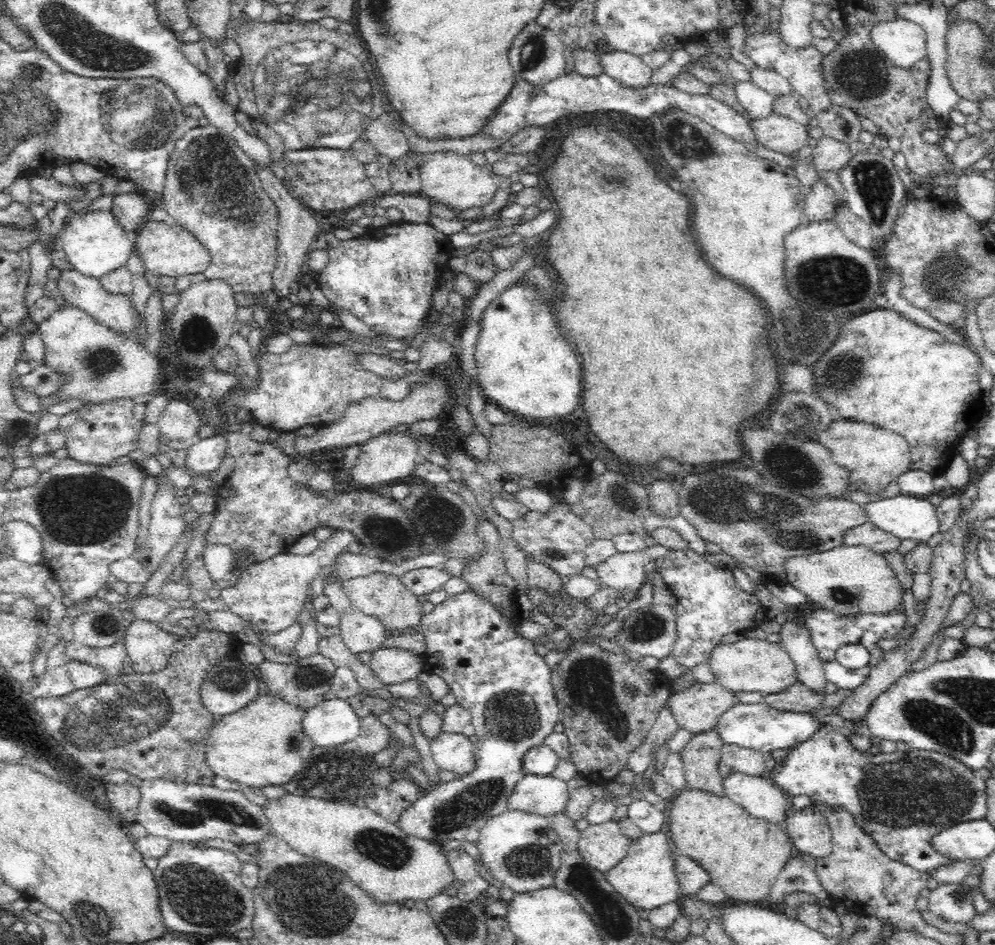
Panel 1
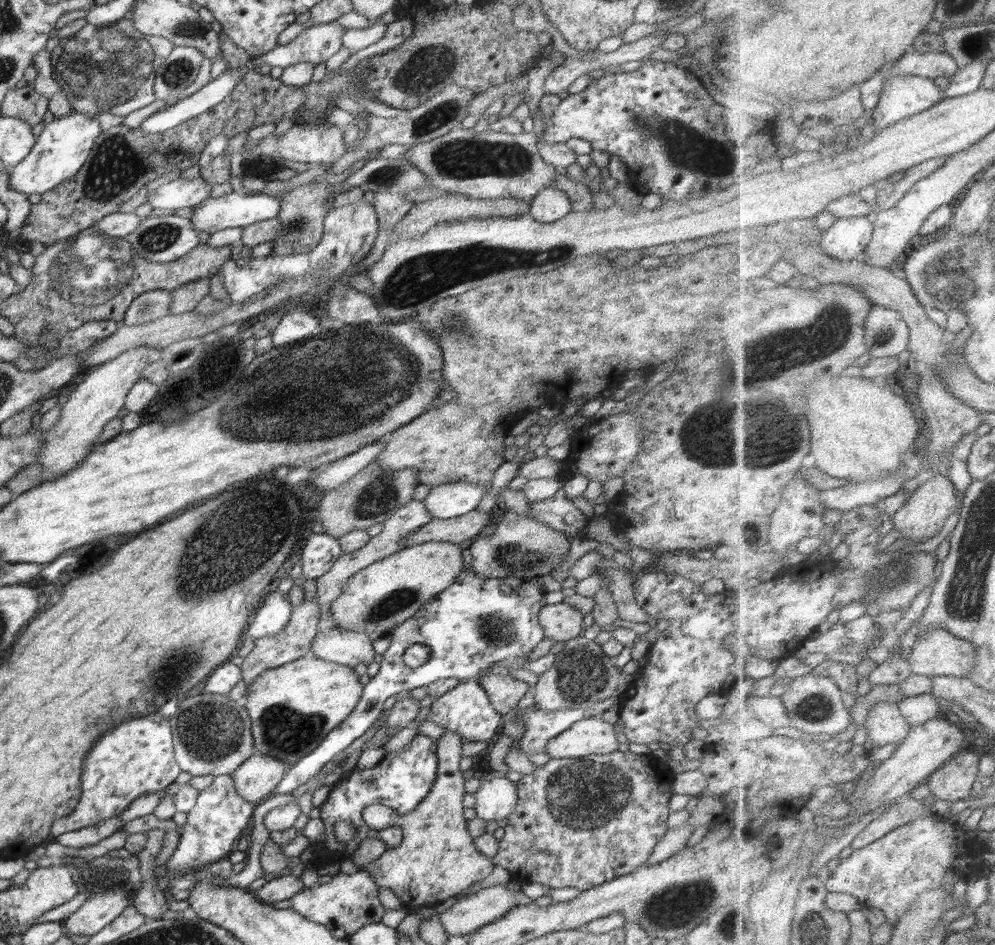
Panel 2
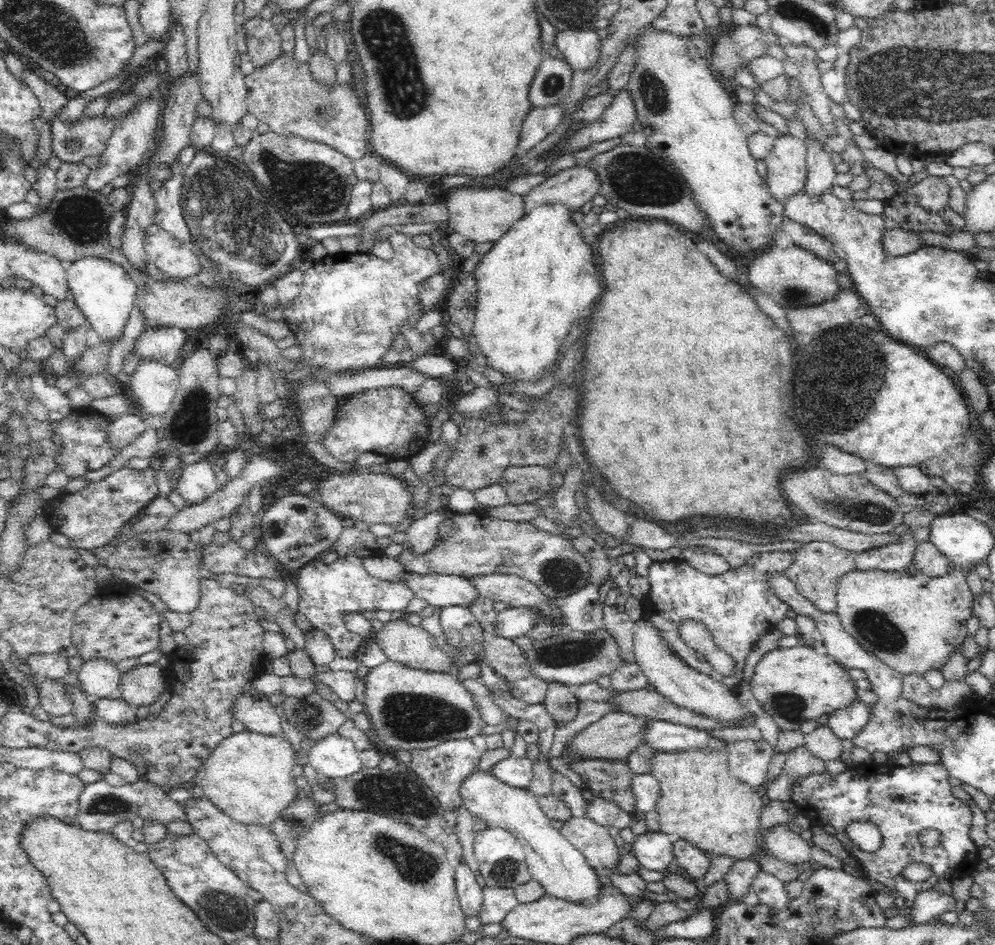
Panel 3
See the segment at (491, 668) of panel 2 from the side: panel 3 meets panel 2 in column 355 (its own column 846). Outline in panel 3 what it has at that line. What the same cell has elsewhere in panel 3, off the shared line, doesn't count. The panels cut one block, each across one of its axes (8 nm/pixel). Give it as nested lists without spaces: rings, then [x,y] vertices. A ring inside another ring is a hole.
[[[856,700],[854,704],[836,710],[828,718],[829,729],[840,739],[852,741],[870,720],[870,710],[863,701]]]

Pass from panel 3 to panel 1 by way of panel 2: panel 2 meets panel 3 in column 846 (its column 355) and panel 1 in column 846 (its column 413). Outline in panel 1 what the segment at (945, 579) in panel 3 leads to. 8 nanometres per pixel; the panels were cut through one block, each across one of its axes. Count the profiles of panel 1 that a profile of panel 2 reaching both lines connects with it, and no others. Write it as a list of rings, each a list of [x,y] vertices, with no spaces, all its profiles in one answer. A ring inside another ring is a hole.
[[[837,546],[826,552],[808,554],[808,556],[798,556],[788,558],[784,562],[785,583],[796,587],[804,593],[809,600],[813,600],[816,608],[832,610],[836,615],[894,615],[901,612],[902,598],[904,598],[904,588],[900,580],[888,565],[886,559],[881,554],[865,546]]]

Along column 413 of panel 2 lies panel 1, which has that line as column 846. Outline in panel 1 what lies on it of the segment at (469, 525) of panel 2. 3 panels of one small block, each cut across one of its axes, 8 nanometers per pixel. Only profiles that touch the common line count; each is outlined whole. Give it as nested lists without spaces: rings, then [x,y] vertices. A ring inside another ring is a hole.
[[[870,521],[854,526],[843,538],[843,544],[846,546],[865,546],[881,555],[896,550],[901,542],[901,538],[874,526]]]

